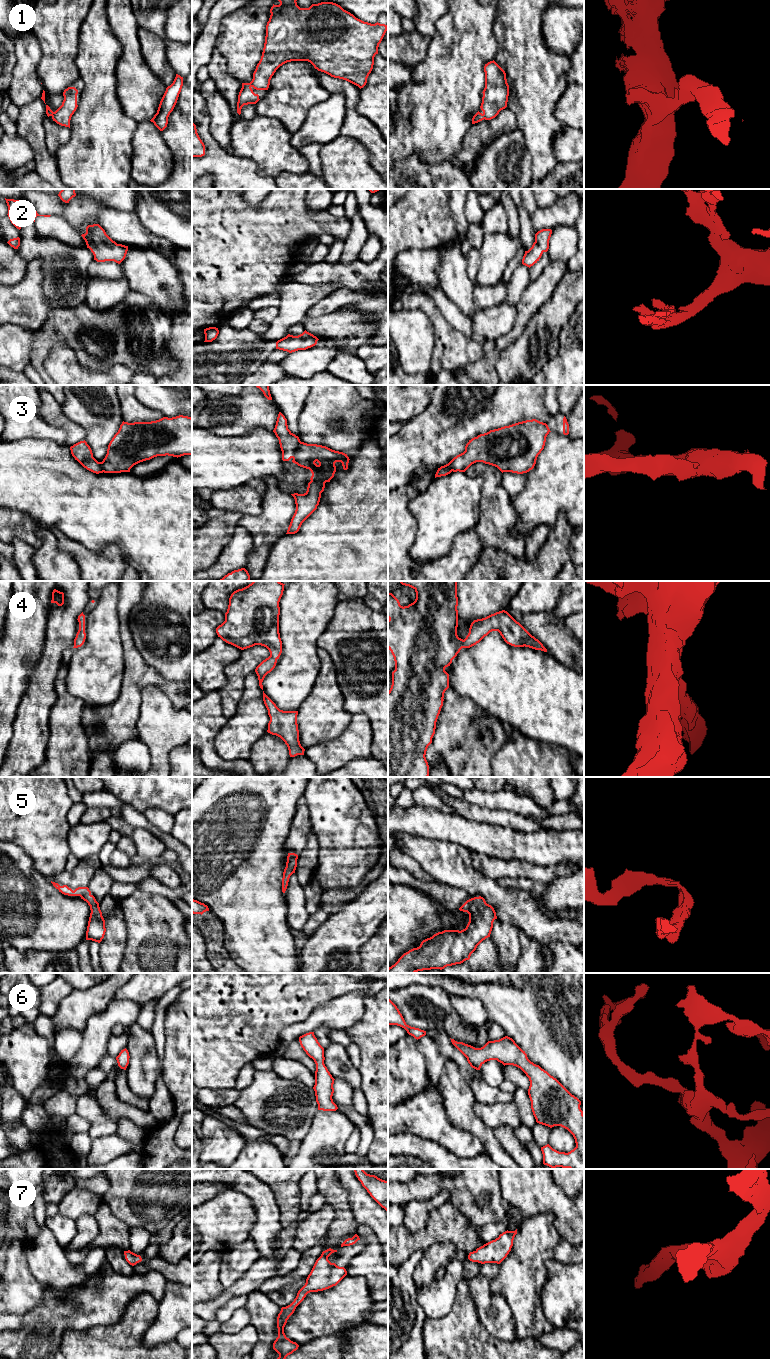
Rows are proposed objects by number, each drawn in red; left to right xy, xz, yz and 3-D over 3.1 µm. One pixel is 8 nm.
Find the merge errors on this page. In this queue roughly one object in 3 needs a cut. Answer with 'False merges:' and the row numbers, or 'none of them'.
False merges: 3

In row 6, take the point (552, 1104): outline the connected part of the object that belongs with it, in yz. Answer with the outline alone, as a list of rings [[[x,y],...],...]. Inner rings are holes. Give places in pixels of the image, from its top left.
[[[508,1036],[488,1041],[481,1048],[454,1039],[451,1042],[476,1070],[490,1060],[520,1068],[530,1081],[528,1095],[536,1122],[550,1128],[561,1126],[567,1129],[576,1143],[576,1147],[568,1153],[559,1152],[549,1144],[541,1147],[543,1164],[552,1169],[584,1169],[584,1114],[577,1097],[547,1071],[531,1062],[525,1051]]]

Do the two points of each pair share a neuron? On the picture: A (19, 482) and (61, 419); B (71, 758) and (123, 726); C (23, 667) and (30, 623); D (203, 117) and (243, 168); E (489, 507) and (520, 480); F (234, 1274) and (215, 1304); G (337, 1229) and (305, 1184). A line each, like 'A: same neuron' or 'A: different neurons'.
A: different neurons
B: different neurons
C: same neuron
D: same neuron
E: different neurons
F: different neurons
G: different neurons

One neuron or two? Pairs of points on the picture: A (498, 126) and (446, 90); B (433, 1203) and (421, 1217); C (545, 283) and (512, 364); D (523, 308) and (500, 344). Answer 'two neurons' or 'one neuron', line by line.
A: two neurons
B: one neuron
C: two neurons
D: one neuron

